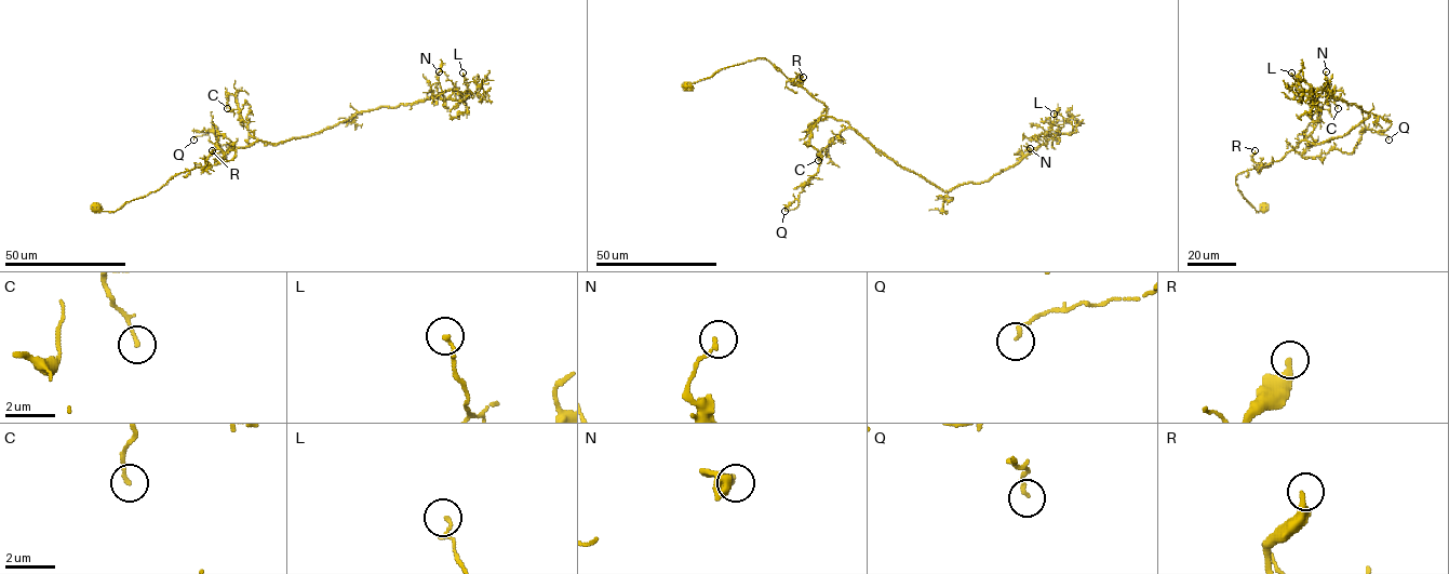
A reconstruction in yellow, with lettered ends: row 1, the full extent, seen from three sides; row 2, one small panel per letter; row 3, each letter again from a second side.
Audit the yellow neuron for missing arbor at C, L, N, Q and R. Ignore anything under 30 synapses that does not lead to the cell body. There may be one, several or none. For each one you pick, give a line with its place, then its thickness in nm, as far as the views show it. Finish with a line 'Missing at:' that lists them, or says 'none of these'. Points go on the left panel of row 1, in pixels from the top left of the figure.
Missing at: none of these

